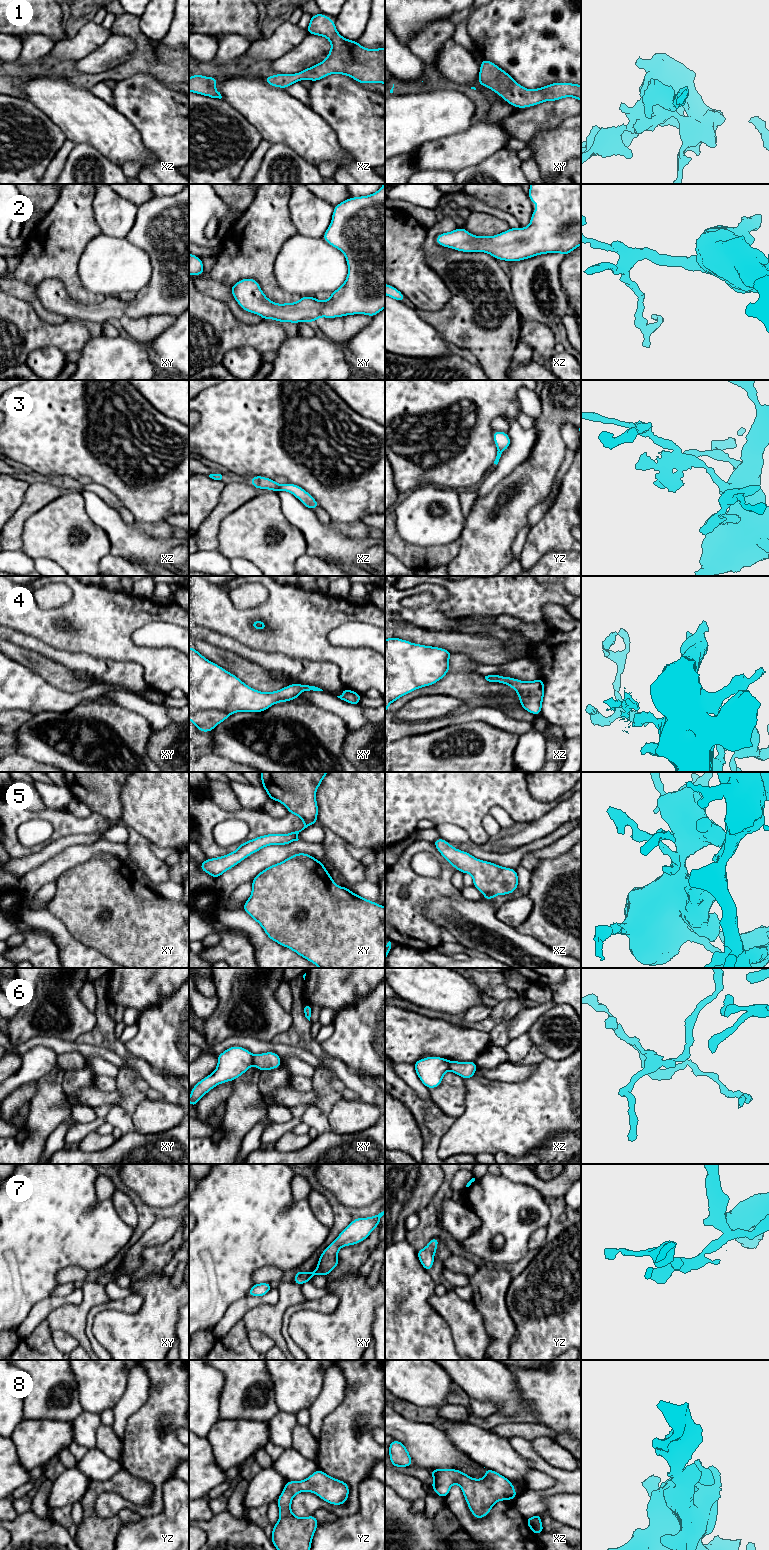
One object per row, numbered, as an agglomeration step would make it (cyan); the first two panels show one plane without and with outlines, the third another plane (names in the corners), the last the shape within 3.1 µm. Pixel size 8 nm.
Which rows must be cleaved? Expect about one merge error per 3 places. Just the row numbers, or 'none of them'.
6

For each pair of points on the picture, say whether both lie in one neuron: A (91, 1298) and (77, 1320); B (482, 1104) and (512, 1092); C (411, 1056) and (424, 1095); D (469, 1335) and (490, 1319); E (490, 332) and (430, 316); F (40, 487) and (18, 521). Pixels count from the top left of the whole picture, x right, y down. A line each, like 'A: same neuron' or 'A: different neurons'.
A: same neuron
B: same neuron
C: different neurons
D: different neurons
E: same neuron
F: same neuron

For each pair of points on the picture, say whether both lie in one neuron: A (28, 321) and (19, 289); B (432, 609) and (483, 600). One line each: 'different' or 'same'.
A: different
B: different

